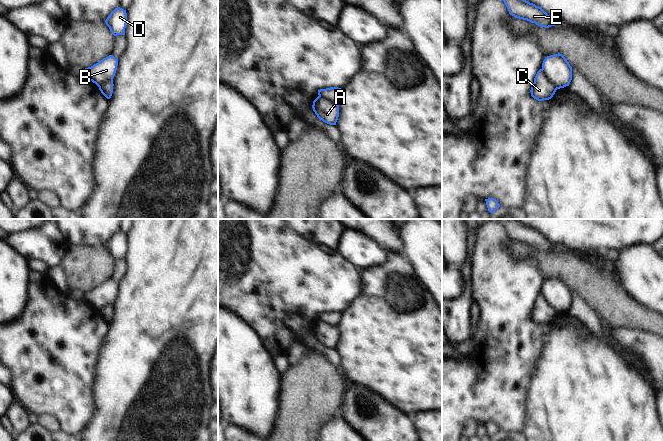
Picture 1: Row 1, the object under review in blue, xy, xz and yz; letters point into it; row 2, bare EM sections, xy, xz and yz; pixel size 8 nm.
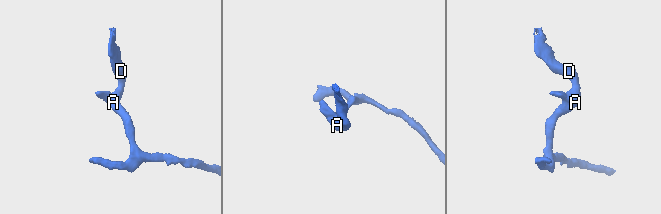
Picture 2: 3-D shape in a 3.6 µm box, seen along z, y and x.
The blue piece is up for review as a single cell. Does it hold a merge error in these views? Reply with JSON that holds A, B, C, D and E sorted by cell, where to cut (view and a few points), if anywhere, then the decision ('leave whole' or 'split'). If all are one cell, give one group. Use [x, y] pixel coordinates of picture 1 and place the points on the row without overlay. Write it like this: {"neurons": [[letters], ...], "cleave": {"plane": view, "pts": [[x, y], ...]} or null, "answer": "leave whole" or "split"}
{"neurons": [["A", "B", "D", "E"], ["C"]], "cleave": {"plane": "yz", "pts": [[542, 292], [547, 302], [557, 312]]}, "answer": "split"}

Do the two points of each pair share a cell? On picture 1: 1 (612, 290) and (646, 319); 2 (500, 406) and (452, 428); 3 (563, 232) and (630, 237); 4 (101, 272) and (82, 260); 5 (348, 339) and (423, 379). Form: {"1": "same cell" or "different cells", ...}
{"1": "same cell", "2": "same cell", "3": "same cell", "4": "same cell", "5": "same cell"}

